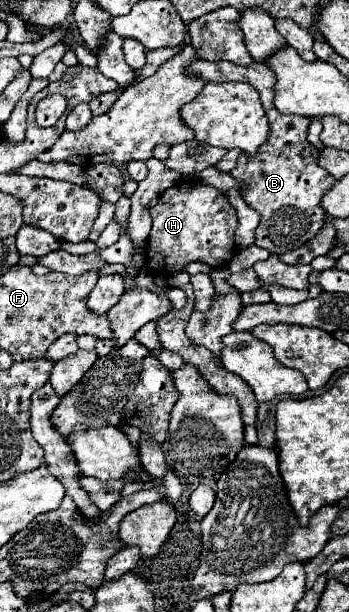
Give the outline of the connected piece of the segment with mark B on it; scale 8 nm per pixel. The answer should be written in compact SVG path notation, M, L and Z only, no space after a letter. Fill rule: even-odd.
M277 109L267 111L269 119L269 137L259 147L259 153L249 157L241 155L237 167L231 175L243 181L243 199L249 207L259 211L261 223L255 231L255 245L263 247L275 255L283 255L305 245L313 239L319 229L325 225L325 211L319 207L321 197L329 187L333 187L333 175L329 175L323 167L317 167L317 149L307 141L307 129L311 119L301 115L283 115ZM297 147L309 147L309 159L301 157Z

